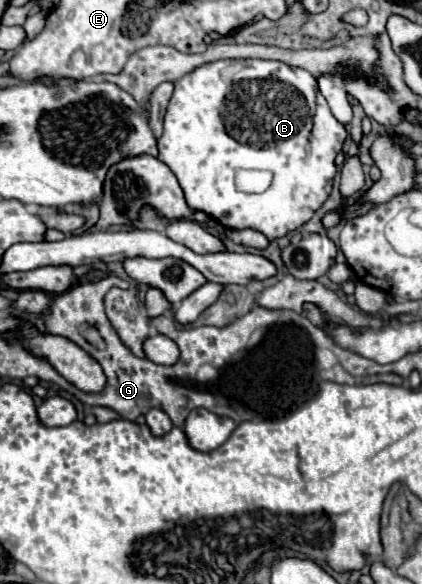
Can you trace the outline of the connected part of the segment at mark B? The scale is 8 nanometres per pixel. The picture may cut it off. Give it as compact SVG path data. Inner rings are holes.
M216 60L216 62L204 64L204 66L188 72L186 76L182 76L180 80L174 82L174 94L168 102L168 110L166 110L166 116L164 116L164 134L158 140L158 150L160 150L158 158L178 178L178 184L184 190L186 202L190 204L192 210L206 212L210 218L214 218L216 222L220 222L222 226L226 226L230 230L252 228L252 230L262 232L270 240L276 240L276 238L286 236L288 232L300 228L302 224L306 224L314 216L314 212L326 202L326 198L330 196L330 190L332 190L332 180L336 176L334 158L342 150L342 144L344 144L346 136L348 136L346 128L332 116L324 96L318 92L316 78L310 72L306 72L302 68L292 68L284 62L274 62L274 60ZM236 170L266 170L266 172L272 172L274 174L274 184L266 194L238 194L236 186L234 186L234 172Z

